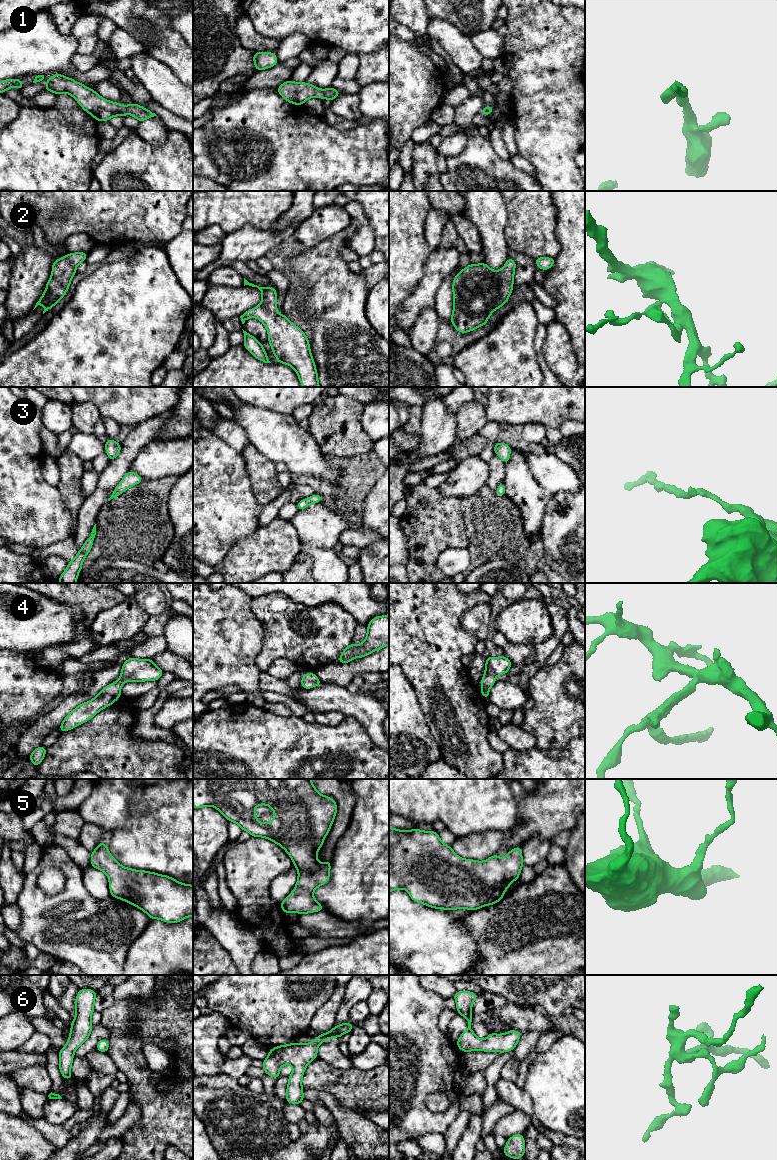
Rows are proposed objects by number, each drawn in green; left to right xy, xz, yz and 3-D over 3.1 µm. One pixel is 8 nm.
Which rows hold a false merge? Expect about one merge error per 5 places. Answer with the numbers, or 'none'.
none

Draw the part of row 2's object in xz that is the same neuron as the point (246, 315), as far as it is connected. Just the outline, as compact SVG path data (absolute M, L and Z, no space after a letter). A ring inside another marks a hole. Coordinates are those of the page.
M244 278L244 286L257 287L262 292L261 303L244 312L242 324L250 317L259 319L268 331L268 342L277 362L291 366L303 387L320 387L318 373L309 345L309 338L284 314L277 311L277 291L274 287L259 287Z

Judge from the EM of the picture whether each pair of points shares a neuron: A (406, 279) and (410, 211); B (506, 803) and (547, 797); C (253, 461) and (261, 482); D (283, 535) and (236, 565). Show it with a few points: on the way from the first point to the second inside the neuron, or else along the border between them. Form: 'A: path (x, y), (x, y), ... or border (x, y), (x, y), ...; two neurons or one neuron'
A: path (406, 262), (406, 228); one neuron
B: border (518, 803), (517, 820), (513, 826); two neurons
C: path (258, 466), (261, 470), (261, 477); one neuron
D: path (271, 547), (248, 560); one neuron

